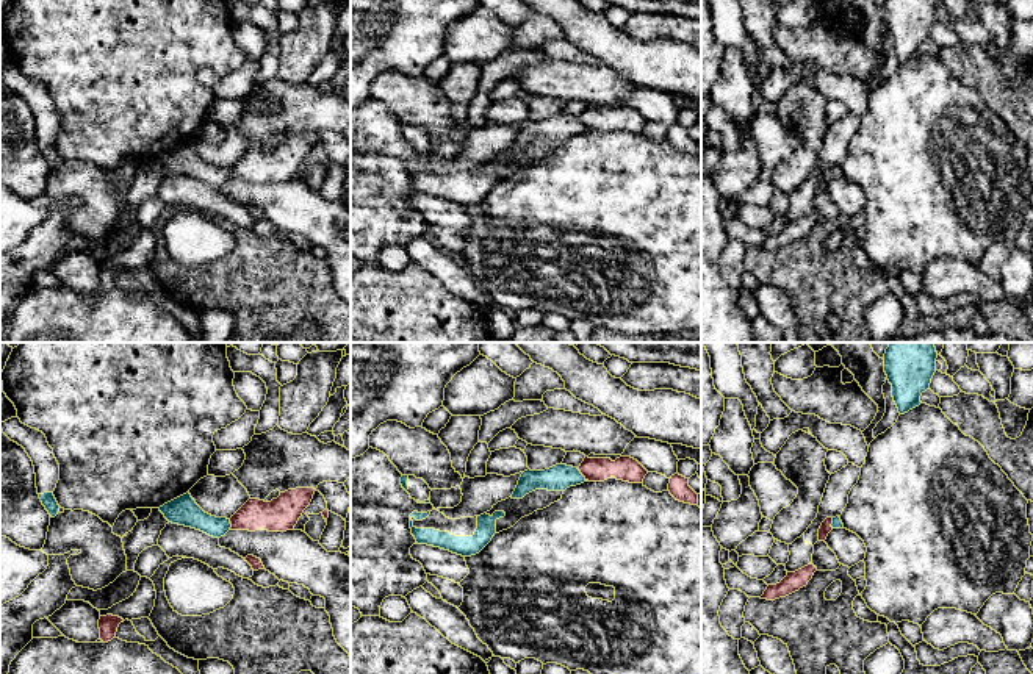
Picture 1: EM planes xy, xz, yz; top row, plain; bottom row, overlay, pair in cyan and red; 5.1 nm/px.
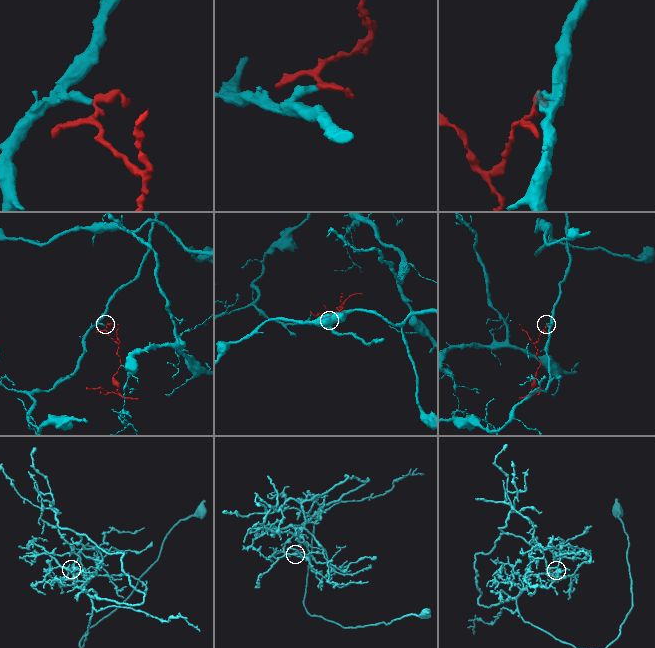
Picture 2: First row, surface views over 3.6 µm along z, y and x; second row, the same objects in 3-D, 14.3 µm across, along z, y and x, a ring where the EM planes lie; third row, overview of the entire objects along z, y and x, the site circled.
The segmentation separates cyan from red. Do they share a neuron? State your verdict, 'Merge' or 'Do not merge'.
Do not merge

